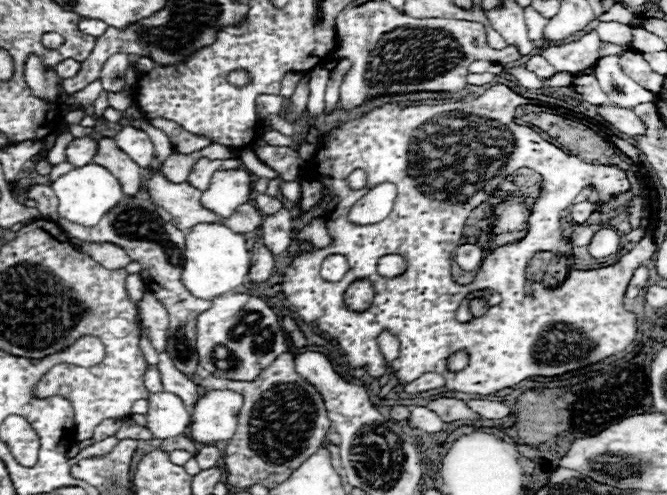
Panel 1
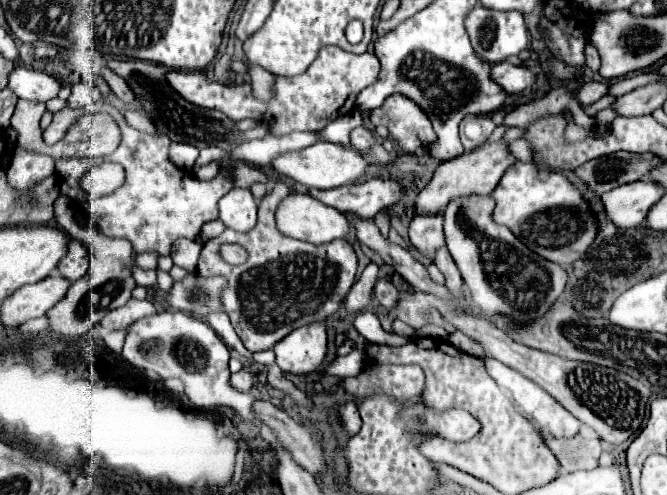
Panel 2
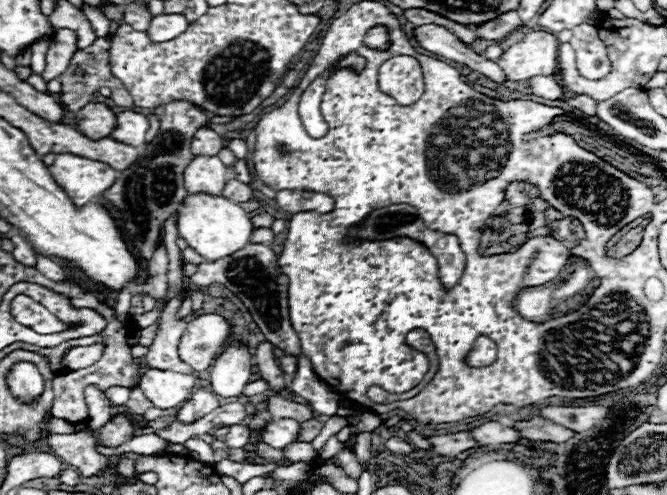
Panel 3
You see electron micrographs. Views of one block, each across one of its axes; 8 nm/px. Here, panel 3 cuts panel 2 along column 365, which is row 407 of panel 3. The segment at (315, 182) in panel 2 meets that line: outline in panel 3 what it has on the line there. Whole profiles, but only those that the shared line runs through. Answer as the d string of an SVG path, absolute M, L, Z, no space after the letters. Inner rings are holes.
M146 368L140 380L140 388L156 408L168 410L190 400L194 392L194 382L196 382L194 374Z

